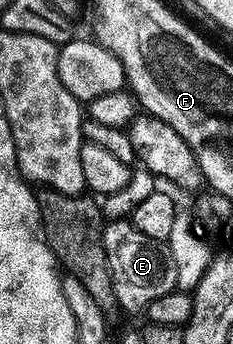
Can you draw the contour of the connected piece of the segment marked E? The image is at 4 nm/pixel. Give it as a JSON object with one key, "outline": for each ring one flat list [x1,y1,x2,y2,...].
{"outline":[[128,220,107,221,101,227,101,232,108,268,111,269,112,288,125,313,141,315,150,307,152,300,160,300,160,296,177,287,176,264,166,242,157,242,152,240,152,236,144,236,144,232,140,232]]}

